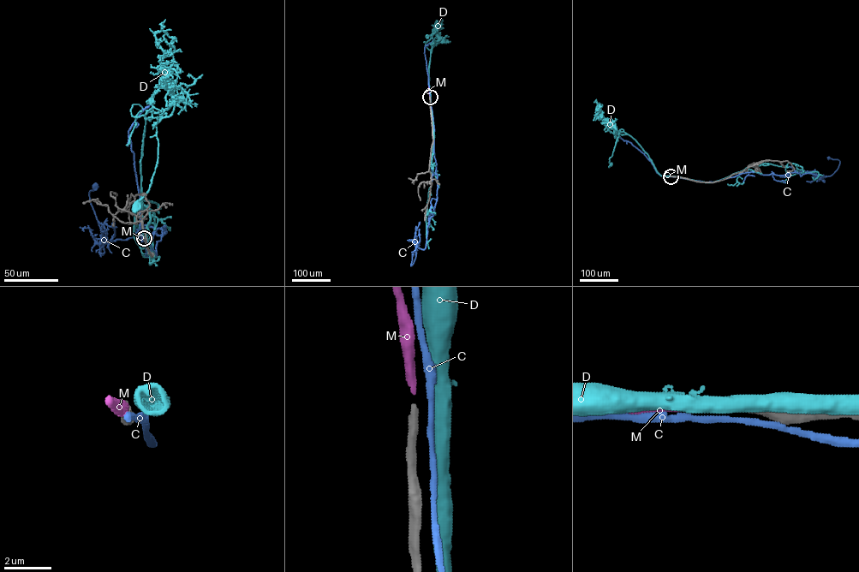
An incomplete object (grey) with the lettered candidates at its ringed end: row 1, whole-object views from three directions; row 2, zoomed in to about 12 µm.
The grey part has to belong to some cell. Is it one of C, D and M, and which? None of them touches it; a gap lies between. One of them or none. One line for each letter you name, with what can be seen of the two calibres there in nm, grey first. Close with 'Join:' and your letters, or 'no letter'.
M: 280 nm thick on the grey side, 320 nm on the other
Join: M

